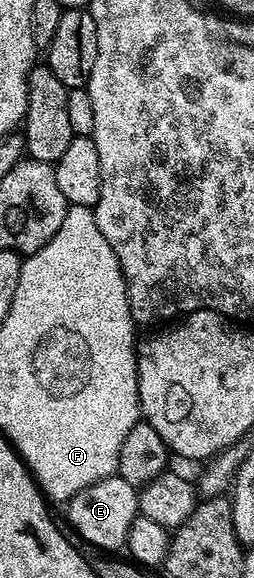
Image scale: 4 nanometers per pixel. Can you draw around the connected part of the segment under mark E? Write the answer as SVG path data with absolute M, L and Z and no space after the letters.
M115 474L98 480L94 485L82 489L72 499L67 500L68 523L77 531L80 539L90 541L94 549L104 553L116 553L125 546L130 533L130 525L140 510L137 488L130 485L121 475Z

